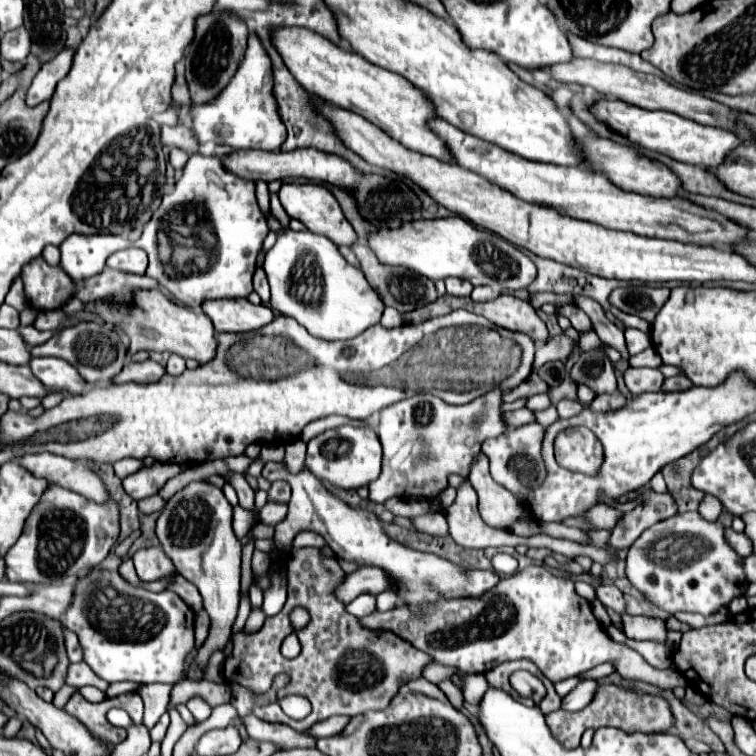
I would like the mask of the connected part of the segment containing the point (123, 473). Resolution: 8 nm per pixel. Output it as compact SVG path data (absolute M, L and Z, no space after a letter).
M122 459L114 463L114 471L120 479L128 477L130 473L136 473L140 467L142 467L142 461L136 461L136 459Z

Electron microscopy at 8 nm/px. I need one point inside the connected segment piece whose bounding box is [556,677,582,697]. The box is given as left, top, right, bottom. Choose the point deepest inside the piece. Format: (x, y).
(564, 687)

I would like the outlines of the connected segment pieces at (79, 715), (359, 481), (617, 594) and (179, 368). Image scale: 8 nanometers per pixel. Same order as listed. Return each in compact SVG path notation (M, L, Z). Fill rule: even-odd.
M74 693L66 703L66 711L78 721L82 721L96 737L112 745L118 745L120 741L126 739L126 729L110 725L106 719L106 713L110 707L122 707L122 705L124 705L124 699L120 697L104 699L102 703L88 703L80 693Z
M354 425L328 429L322 435L308 441L306 467L310 467L312 473L318 475L318 479L330 481L332 485L342 489L356 489L368 485L380 475L382 467L382 447L378 435L370 427L354 427Z
M600 585L596 589L596 597L602 601L602 605L606 609L612 609L614 613L618 615L624 615L626 613L626 601L624 601L624 595L620 589L616 589L614 585Z
M172 355L172 357L168 359L166 371L168 371L170 375L180 375L180 373L184 373L184 371L186 371L186 363L184 363L184 359L178 357L178 355Z

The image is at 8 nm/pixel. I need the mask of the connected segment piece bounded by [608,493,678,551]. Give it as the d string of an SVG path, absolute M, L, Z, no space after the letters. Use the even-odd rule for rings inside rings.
M650 493L646 503L632 509L630 513L624 515L612 529L612 537L608 539L608 547L614 551L630 547L630 543L648 527L652 527L658 521L668 519L670 515L676 515L678 507L676 501L670 499L670 495L660 495L660 493Z

